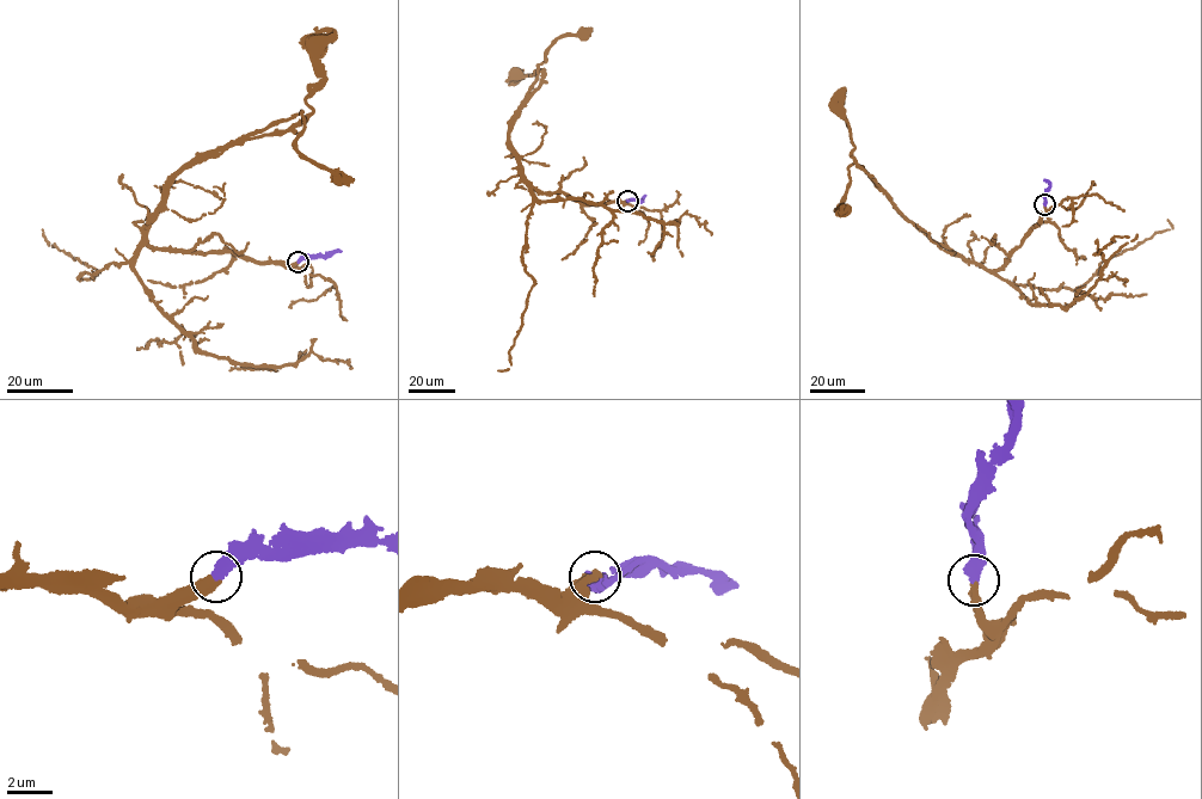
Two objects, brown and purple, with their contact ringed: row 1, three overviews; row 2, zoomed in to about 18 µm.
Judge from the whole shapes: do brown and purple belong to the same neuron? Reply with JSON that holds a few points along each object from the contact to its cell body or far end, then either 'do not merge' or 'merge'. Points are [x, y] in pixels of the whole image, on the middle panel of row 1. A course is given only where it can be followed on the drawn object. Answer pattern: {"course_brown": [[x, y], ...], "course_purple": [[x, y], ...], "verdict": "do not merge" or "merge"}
{"course_brown": [[627, 200], [586, 204], [535, 190], [509, 131], [511, 116], [539, 87], [544, 69], [514, 74]], "course_purple": [[627, 200], [639, 202], [645, 195]], "verdict": "merge"}

